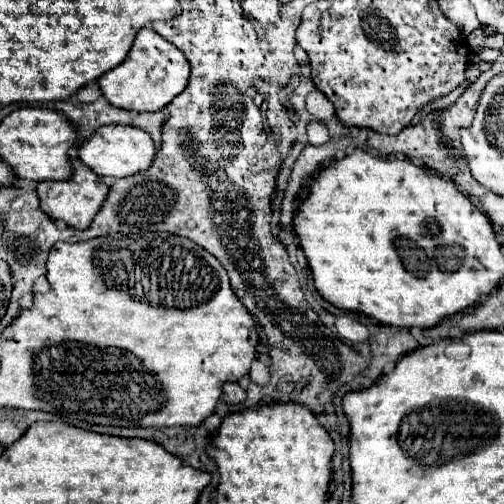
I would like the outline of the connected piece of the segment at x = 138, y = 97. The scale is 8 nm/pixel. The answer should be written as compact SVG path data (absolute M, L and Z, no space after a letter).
M140 29L136 41L128 53L128 57L114 67L112 71L104 73L98 79L98 85L104 97L120 109L128 111L160 111L164 109L176 95L180 95L190 79L190 63L184 53L166 41L162 35L156 35L154 29Z

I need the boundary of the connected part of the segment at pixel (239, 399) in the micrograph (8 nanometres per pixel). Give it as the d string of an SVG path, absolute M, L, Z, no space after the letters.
M226 383L224 393L222 393L222 401L228 403L228 405L244 403L246 401L246 391L238 383Z

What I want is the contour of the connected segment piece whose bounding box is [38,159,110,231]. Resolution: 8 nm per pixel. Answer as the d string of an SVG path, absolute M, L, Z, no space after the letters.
M72 159L72 167L74 167L74 175L68 181L42 181L42 183L38 183L38 197L40 197L40 207L48 217L66 221L68 227L84 231L84 229L88 229L94 215L98 213L98 209L106 201L110 187L96 173L92 173L92 169L88 169L80 159Z

